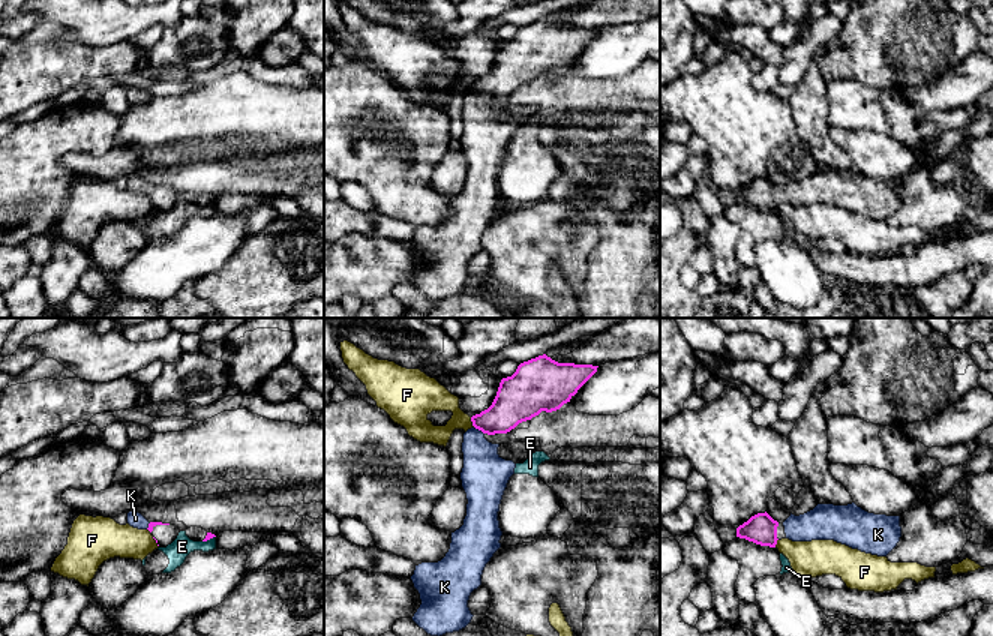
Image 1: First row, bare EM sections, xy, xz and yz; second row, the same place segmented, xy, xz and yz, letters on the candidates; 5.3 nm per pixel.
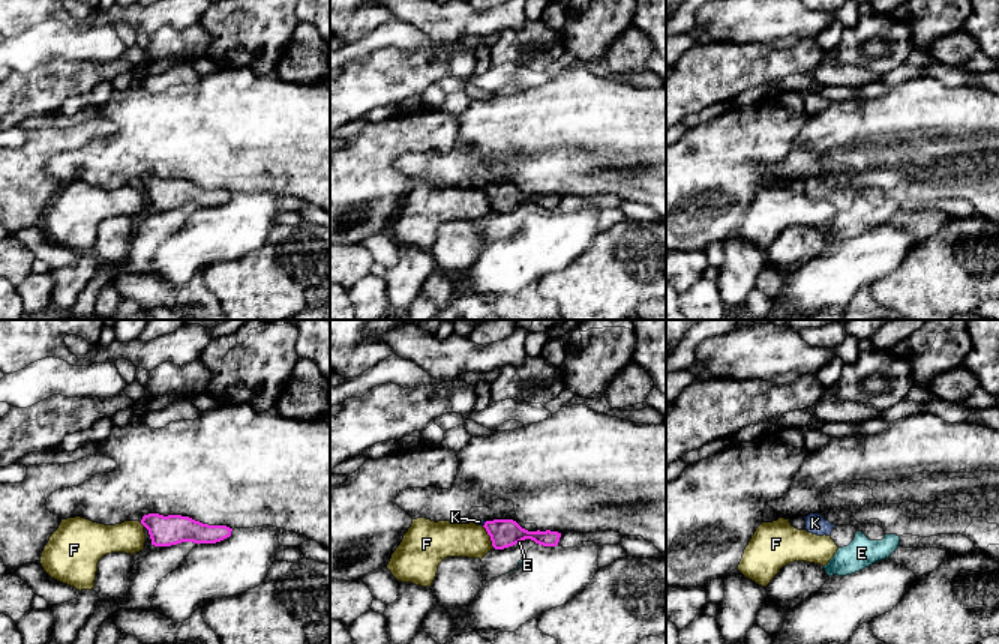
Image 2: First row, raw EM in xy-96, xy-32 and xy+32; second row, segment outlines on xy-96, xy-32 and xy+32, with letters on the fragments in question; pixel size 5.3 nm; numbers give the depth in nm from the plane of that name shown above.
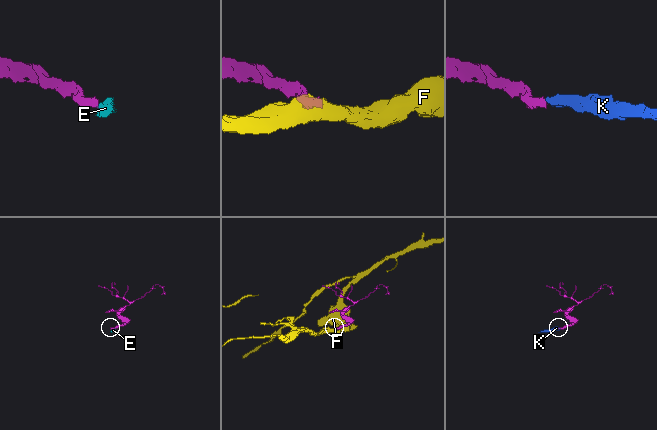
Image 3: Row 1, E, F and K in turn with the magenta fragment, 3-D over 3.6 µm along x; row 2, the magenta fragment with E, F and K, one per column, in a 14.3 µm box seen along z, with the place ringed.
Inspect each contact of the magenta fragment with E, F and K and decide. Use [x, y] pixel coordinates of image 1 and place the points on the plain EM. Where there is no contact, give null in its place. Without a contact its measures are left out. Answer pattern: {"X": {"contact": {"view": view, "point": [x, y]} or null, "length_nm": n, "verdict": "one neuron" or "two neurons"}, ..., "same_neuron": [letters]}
{"E": {"contact": {"view": "xy", "point": [209, 203]}, "length_nm": 80, "verdict": "two neurons"}, "F": {"contact": {"view": "xz", "point": [471, 84]}, "length_nm": 60, "verdict": "two neurons"}, "K": {"contact": {"view": "xz", "point": [479, 93]}, "length_nm": 70, "verdict": "one neuron"}, "same_neuron": ["K"]}

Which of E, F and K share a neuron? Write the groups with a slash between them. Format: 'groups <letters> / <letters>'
groups E / F / K

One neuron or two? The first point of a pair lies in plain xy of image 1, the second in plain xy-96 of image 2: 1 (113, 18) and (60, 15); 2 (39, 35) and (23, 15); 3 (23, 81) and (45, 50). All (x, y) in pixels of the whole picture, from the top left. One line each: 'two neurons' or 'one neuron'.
1: two neurons
2: two neurons
3: two neurons

